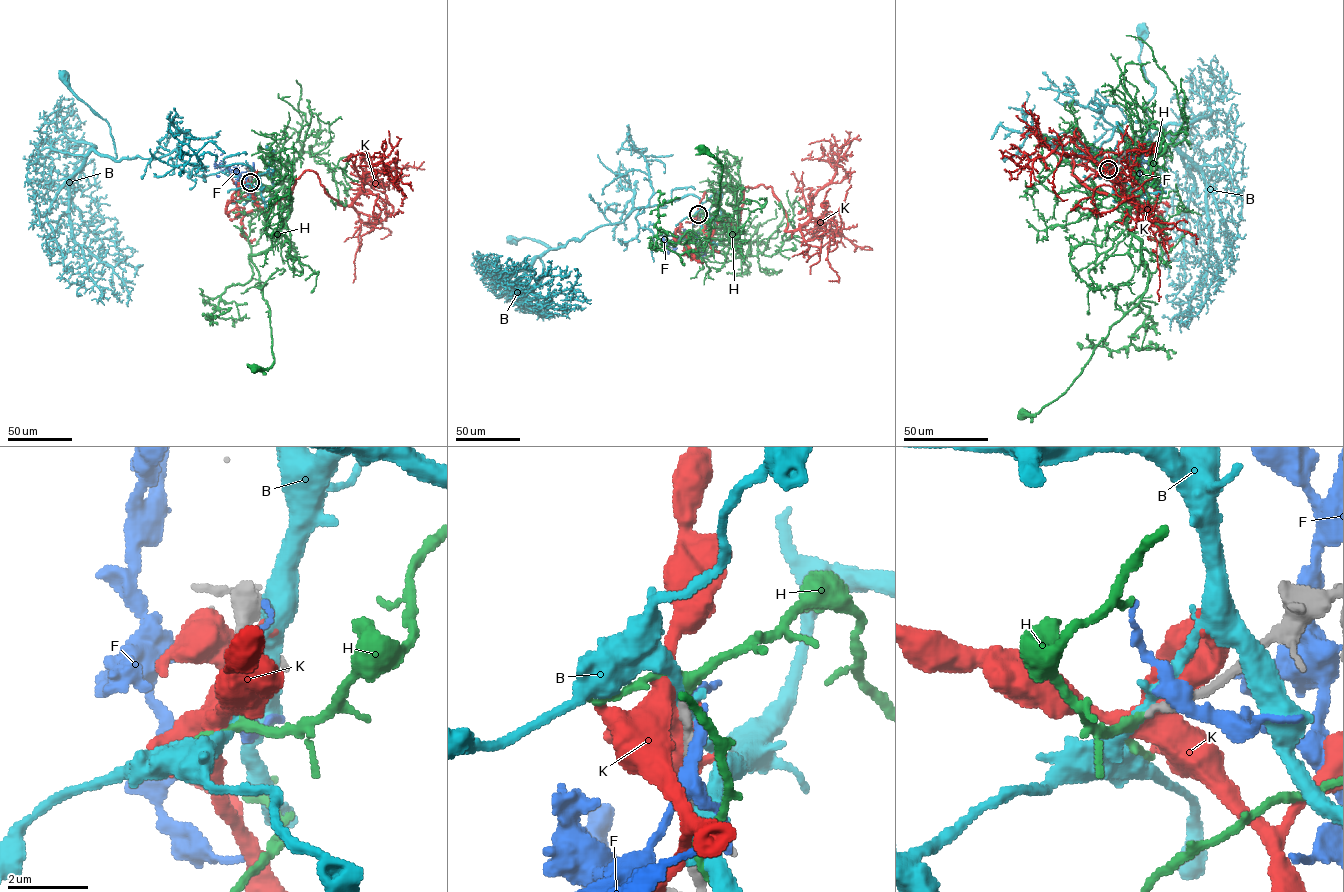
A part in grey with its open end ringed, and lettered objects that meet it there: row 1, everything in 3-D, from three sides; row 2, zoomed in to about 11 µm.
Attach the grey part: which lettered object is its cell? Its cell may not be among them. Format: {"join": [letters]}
{"join": ["H"]}

